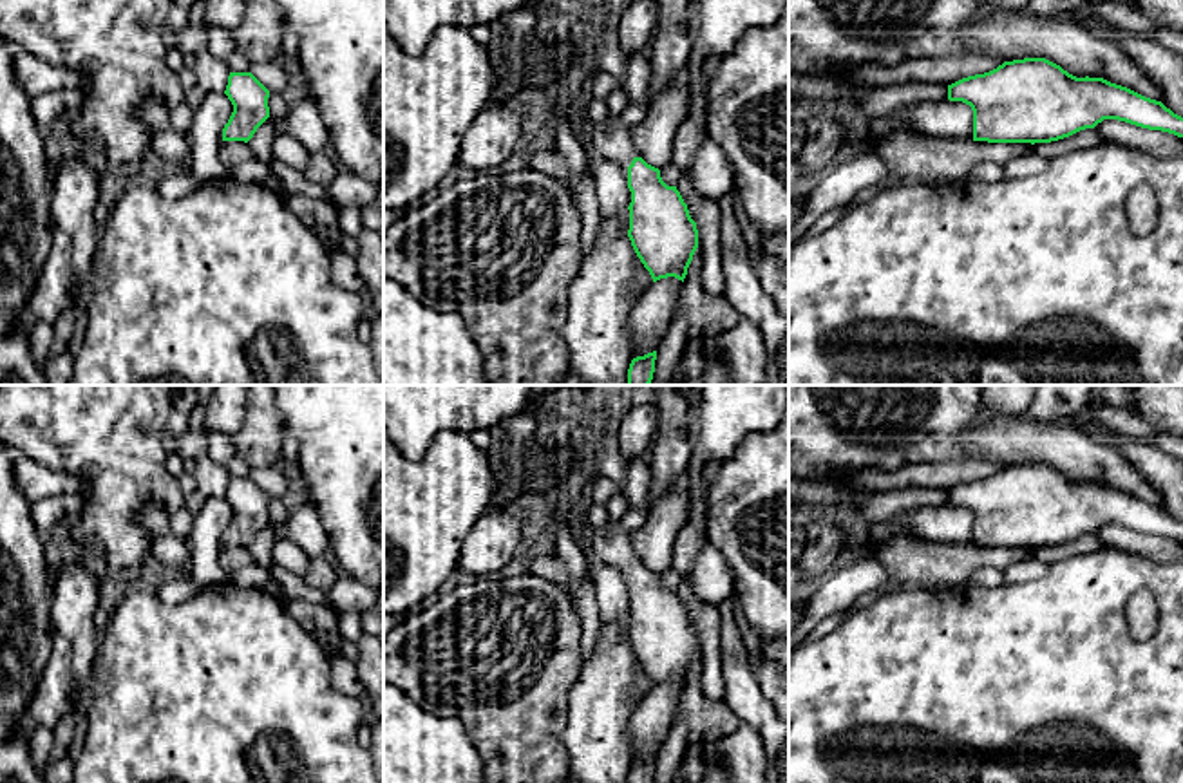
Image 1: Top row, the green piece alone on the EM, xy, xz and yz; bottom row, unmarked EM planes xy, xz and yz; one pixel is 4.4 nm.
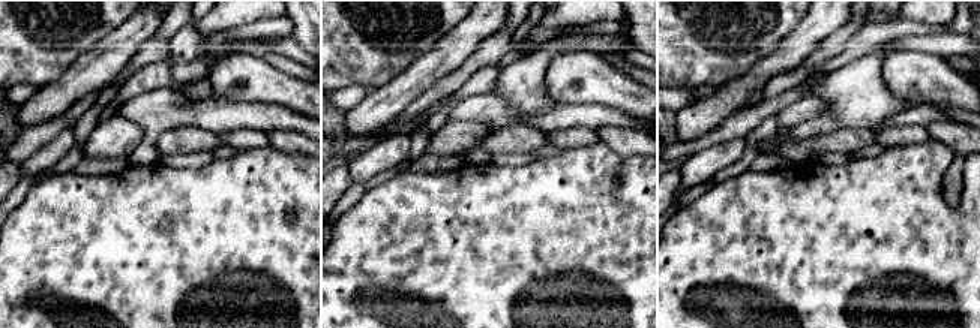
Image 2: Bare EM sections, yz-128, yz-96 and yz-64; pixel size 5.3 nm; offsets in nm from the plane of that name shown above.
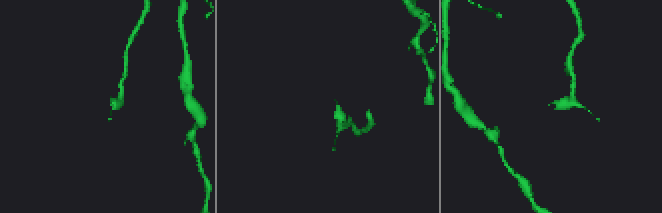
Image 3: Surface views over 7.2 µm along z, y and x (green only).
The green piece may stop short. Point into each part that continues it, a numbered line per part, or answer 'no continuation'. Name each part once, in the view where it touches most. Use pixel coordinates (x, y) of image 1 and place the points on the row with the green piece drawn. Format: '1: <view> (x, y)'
1: xz (610, 140)

